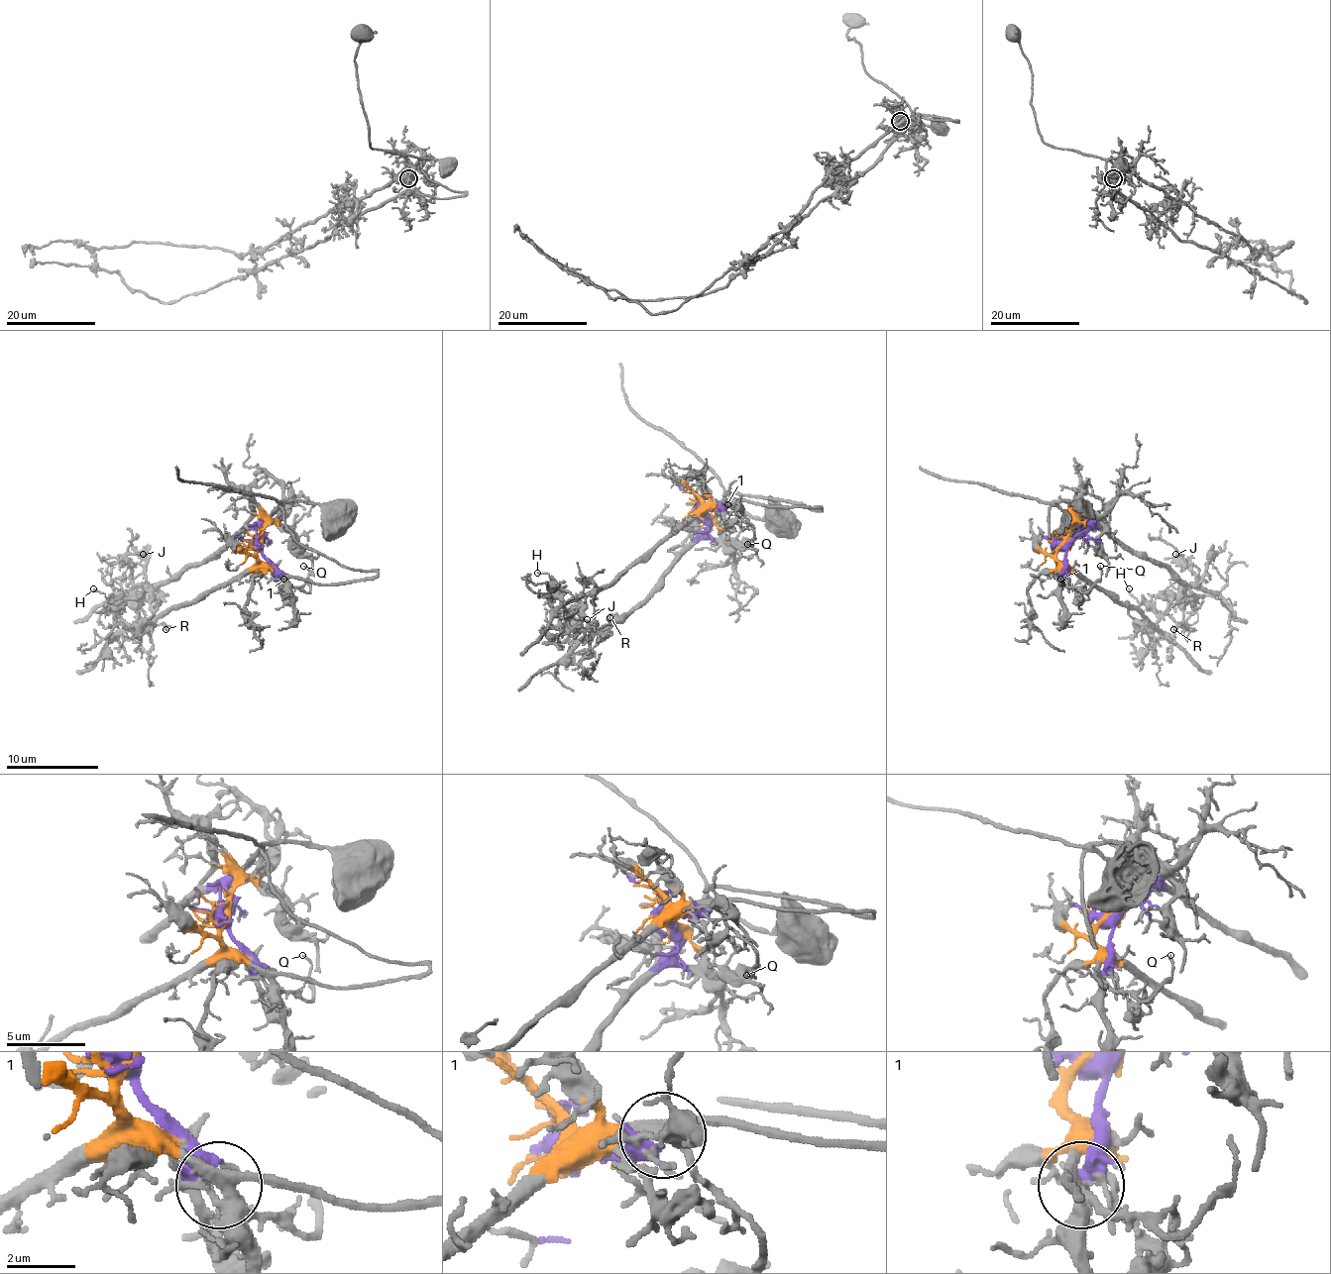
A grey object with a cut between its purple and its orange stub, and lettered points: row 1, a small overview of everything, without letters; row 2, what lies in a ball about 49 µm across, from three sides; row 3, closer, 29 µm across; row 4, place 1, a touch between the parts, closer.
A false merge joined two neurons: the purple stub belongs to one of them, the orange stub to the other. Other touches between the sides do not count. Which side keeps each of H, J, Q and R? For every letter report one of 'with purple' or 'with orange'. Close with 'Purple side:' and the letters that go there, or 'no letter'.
H: with orange
J: with purple
Q: with orange
R: with purple
Purple side: J, R

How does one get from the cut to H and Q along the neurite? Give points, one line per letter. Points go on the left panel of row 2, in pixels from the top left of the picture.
H: (256, 542), (256, 561), (231, 582), (134, 627), (125, 627), (106, 606), (102, 592), (93, 588)
Q: (256, 542), (259, 558), (290, 585), (309, 590), (304, 565)

